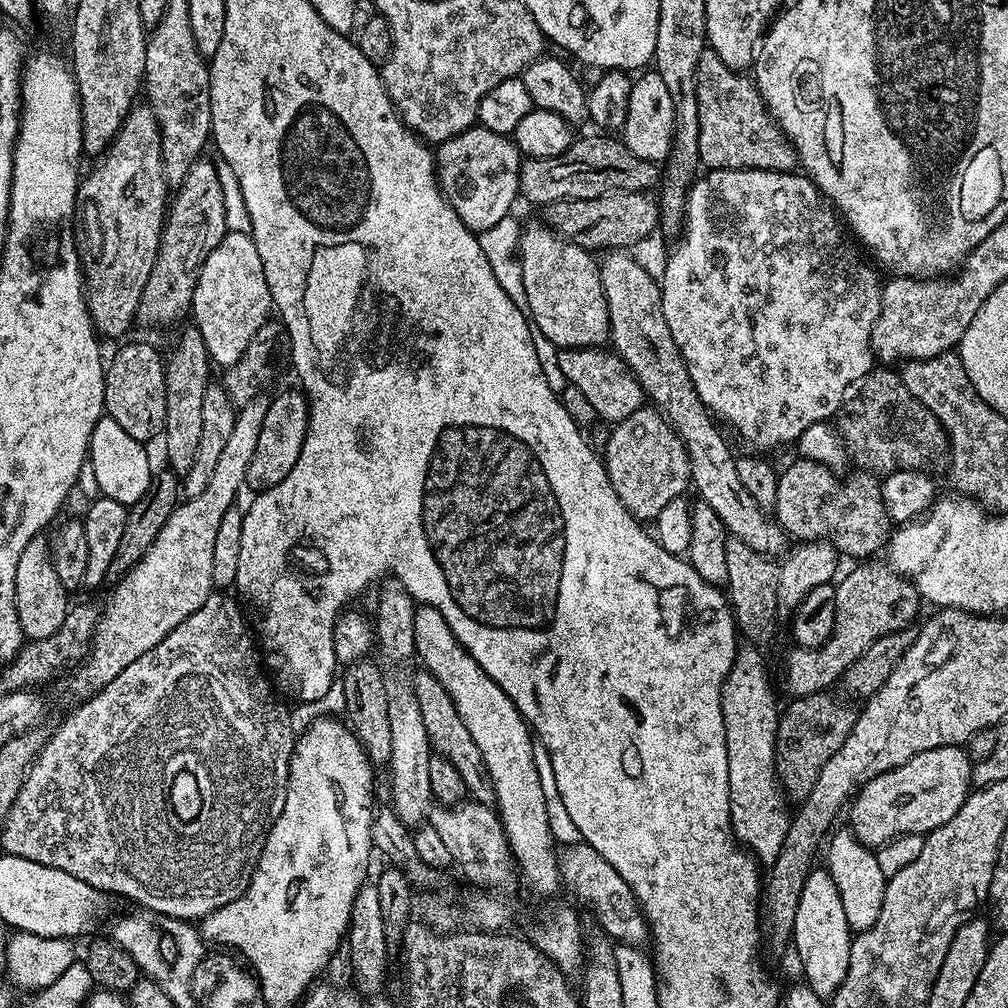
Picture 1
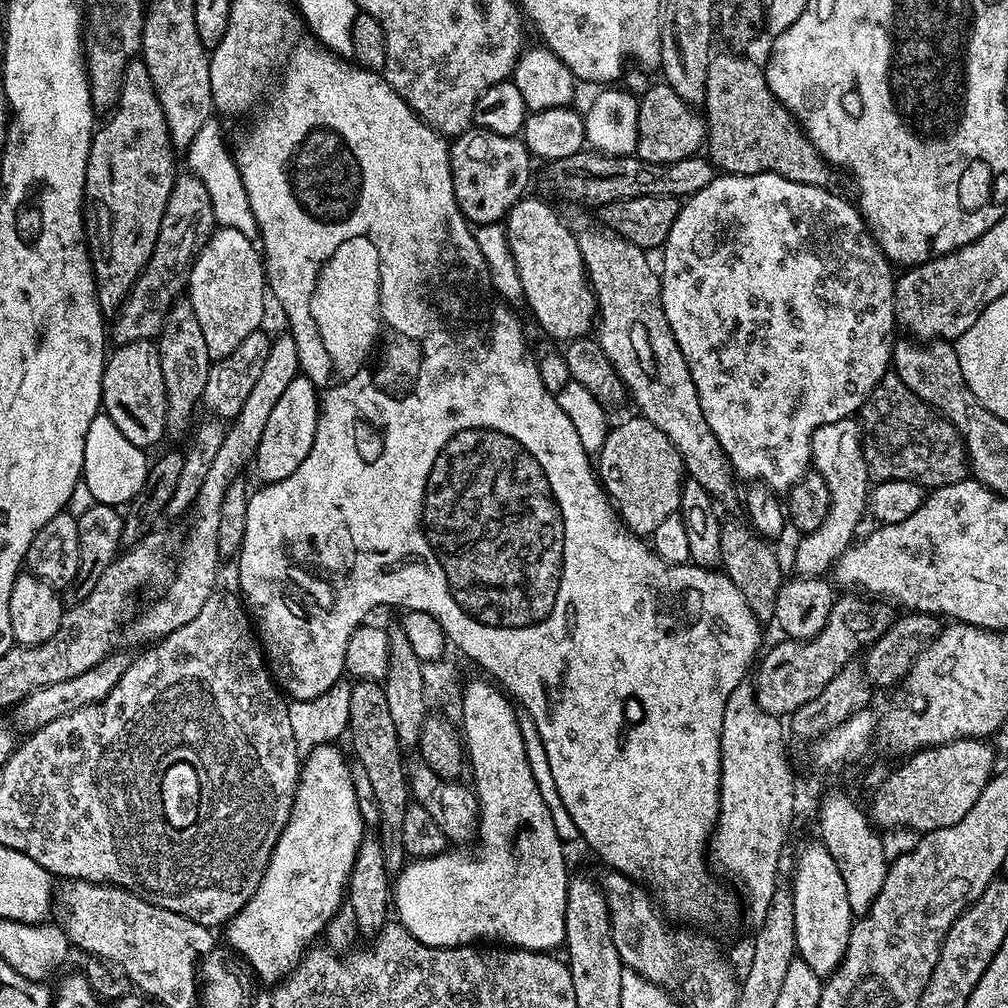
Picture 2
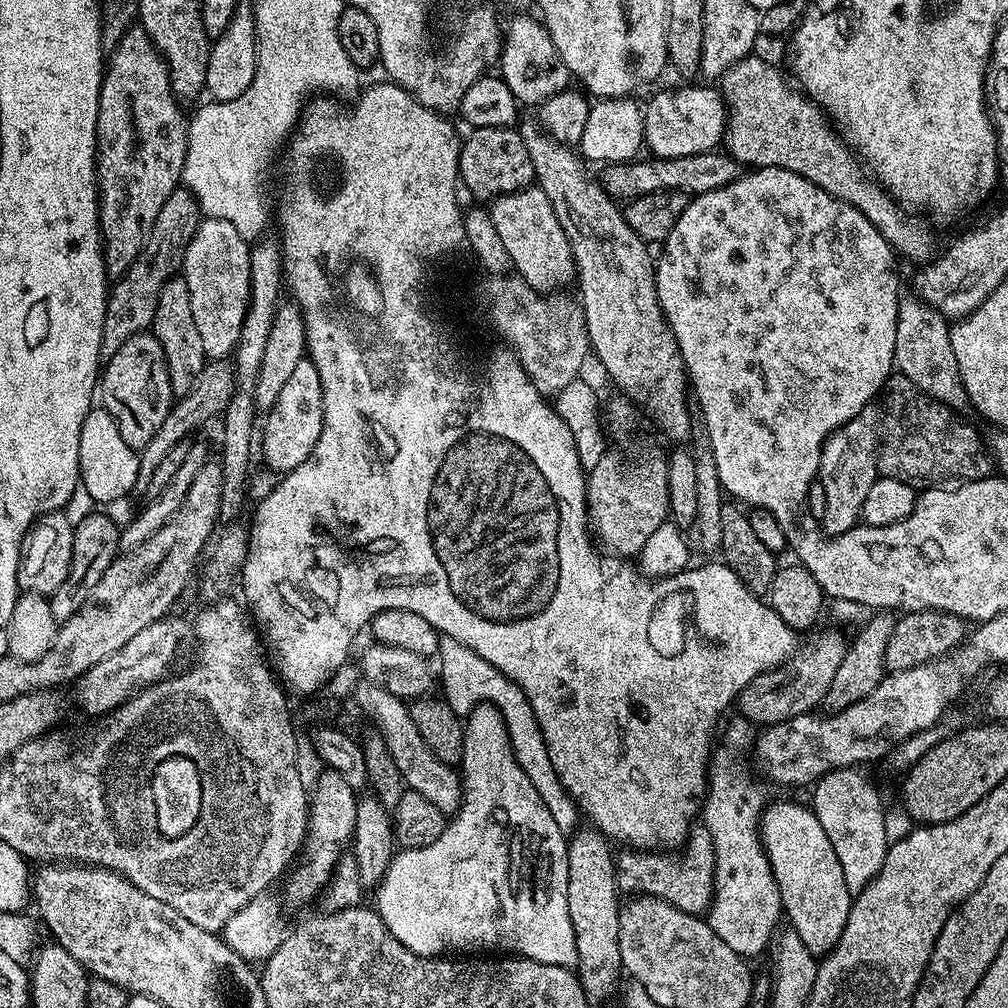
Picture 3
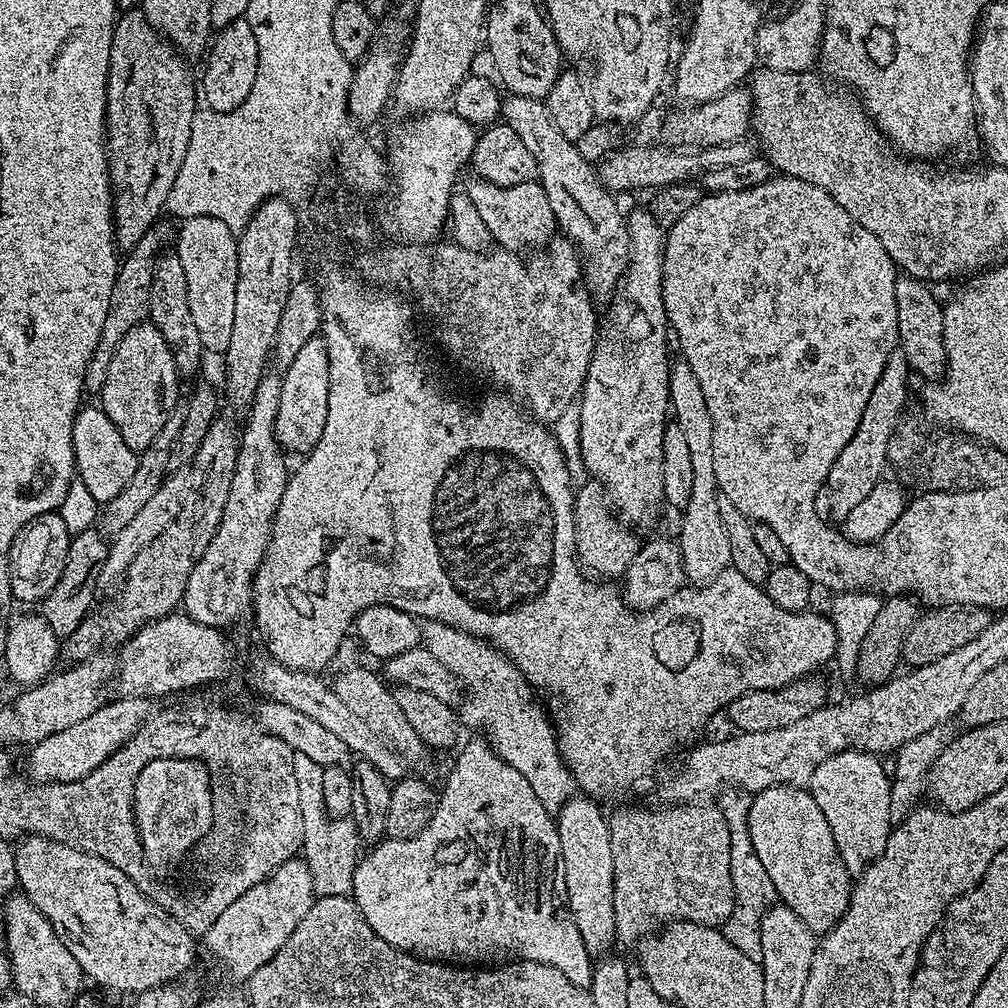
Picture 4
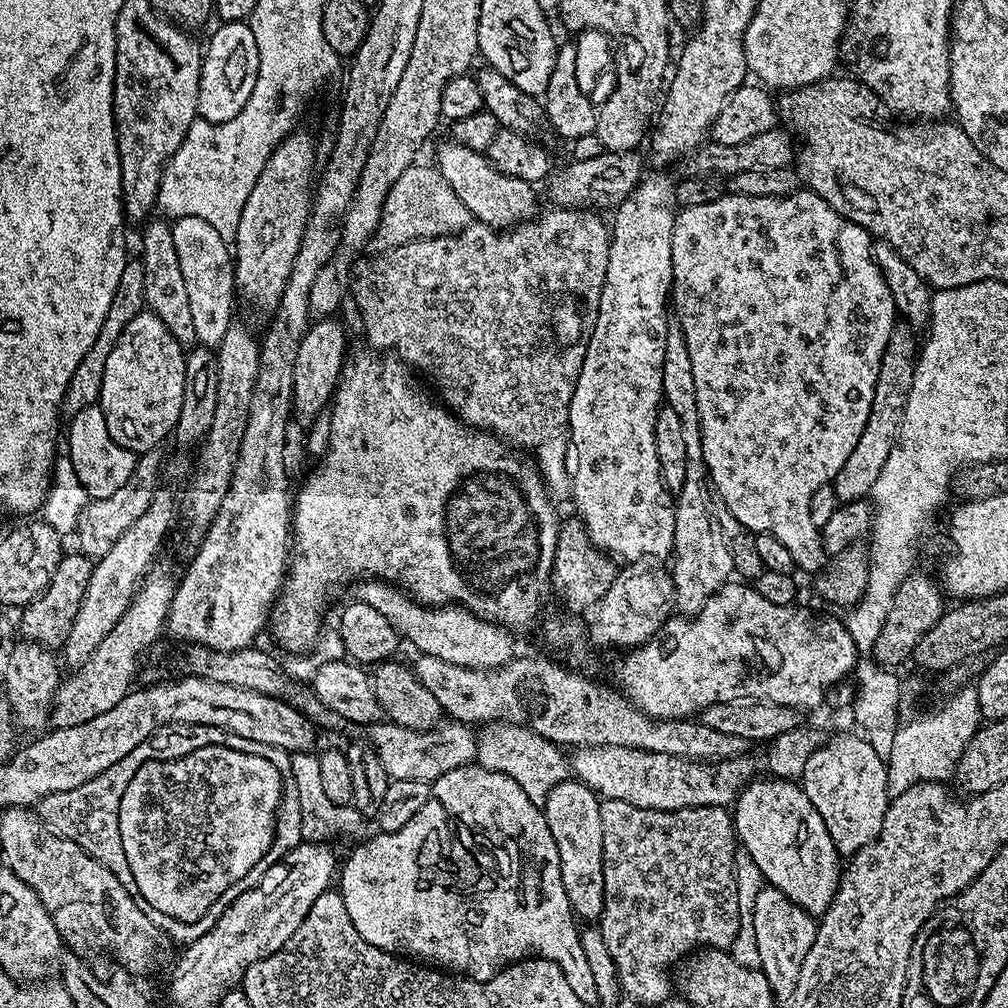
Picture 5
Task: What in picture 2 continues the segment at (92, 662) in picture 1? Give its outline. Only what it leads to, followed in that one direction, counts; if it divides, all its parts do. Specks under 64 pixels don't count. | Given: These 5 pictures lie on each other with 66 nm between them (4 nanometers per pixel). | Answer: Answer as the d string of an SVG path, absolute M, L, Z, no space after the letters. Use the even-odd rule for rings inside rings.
M291 334L272 336L270 354L266 354L266 362L262 371L258 373L258 382L251 387L246 402L236 418L231 421L230 427L222 438L222 446L218 446L218 454L214 463L202 481L202 490L198 490L196 503L190 509L192 525L188 528L188 537L184 540L184 557L175 565L175 576L160 596L149 608L144 608L131 617L126 633L136 644L147 645L149 642L159 642L174 630L186 626L206 606L206 598L210 597L216 584L216 571L220 568L222 557L218 550L218 514L222 514L222 498L226 498L226 490L233 480L241 475L244 467L253 463L256 447L262 438L262 430L278 398L294 382L296 376L301 375L298 346ZM232 426L232 428L231 428ZM132 624L132 625L131 625ZM147 640L152 640L148 641Z

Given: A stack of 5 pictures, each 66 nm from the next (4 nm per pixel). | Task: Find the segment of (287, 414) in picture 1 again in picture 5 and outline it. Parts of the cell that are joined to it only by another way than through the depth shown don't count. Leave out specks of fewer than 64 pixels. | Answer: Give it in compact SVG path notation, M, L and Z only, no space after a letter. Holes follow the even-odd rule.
M320 318L309 323L304 330L304 337L298 346L298 358L294 358L294 378L292 379L291 415L304 426L321 419L320 412L329 405L336 385L340 383L344 360L344 328L336 318Z

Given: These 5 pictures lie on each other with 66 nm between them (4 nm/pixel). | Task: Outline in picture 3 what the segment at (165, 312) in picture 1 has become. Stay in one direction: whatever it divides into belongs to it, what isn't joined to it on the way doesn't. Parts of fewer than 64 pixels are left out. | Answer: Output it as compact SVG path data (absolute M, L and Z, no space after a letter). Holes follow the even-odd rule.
M177 186L166 198L158 218L152 223L152 229L144 240L144 249L134 258L130 270L126 270L111 285L106 306L106 318L102 322L102 346L100 359L107 362L111 356L118 354L126 338L151 329L154 310L158 306L158 294L162 286L177 275L182 268L182 257L190 238L198 230L202 213L192 193L183 186Z

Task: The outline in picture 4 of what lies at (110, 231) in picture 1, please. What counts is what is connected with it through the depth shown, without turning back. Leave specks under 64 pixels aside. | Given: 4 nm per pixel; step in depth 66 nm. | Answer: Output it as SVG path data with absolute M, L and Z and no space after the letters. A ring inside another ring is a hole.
M133 10L117 19L112 28L112 45L110 46L110 66L108 67L108 89L106 90L106 114L104 115L104 131L106 133L106 151L108 153L108 177L112 183L112 223L114 225L114 239L121 249L133 248L150 230L153 224L161 219L160 211L165 211L168 195L174 186L174 178L182 166L182 158L186 158L186 146L190 146L190 130L198 111L198 88L192 85L192 76L188 73L185 57L177 52L163 36L159 36L150 26L148 19L139 11Z

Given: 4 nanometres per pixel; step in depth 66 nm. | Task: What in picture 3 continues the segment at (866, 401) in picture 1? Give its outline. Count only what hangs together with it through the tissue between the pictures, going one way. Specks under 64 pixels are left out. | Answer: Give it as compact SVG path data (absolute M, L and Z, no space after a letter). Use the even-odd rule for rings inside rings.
M893 374L882 392L882 423L876 450L876 470L880 476L898 478L910 487L923 490L949 482L983 480L993 475L994 465L972 424L959 420L953 409L931 400L910 378Z

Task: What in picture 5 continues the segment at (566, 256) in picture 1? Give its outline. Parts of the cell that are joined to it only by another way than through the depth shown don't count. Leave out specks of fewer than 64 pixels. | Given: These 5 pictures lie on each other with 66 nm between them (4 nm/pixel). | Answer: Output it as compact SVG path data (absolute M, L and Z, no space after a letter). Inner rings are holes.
M448 138L445 144L437 146L434 165L442 172L442 177L446 178L451 190L465 203L473 221L488 224L497 230L507 230L537 215L537 189L534 185L522 178L502 174L489 162L484 152L475 152L473 148Z

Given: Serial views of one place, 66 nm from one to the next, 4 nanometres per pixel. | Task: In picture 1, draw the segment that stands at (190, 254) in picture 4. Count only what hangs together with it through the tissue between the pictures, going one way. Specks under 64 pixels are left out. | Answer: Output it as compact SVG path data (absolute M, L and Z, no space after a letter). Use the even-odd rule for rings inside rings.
M229 232L210 250L210 254L204 260L202 270L198 274L198 282L194 286L194 298L190 316L193 316L194 326L202 334L202 342L206 342L208 359L213 365L221 364L221 369L231 370L242 358L246 346L250 346L250 338L258 334L258 330L264 324L269 323L268 312L273 311L272 295L266 284L266 274L262 270L262 258L258 258L256 244L249 234Z

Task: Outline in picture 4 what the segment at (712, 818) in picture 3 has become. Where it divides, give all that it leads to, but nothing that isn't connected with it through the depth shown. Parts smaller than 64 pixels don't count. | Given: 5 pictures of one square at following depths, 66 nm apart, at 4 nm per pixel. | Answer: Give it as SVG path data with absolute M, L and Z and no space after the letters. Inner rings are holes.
M728 790L719 797L718 807L726 818L726 826L730 828L730 882L734 890L734 906L732 917L723 925L722 931L728 941L746 958L760 961L762 958L762 934L760 920L770 905L777 899L774 882L770 882L770 874L766 874L766 866L754 854L754 846L748 833L748 815L752 805L752 796L739 790Z

